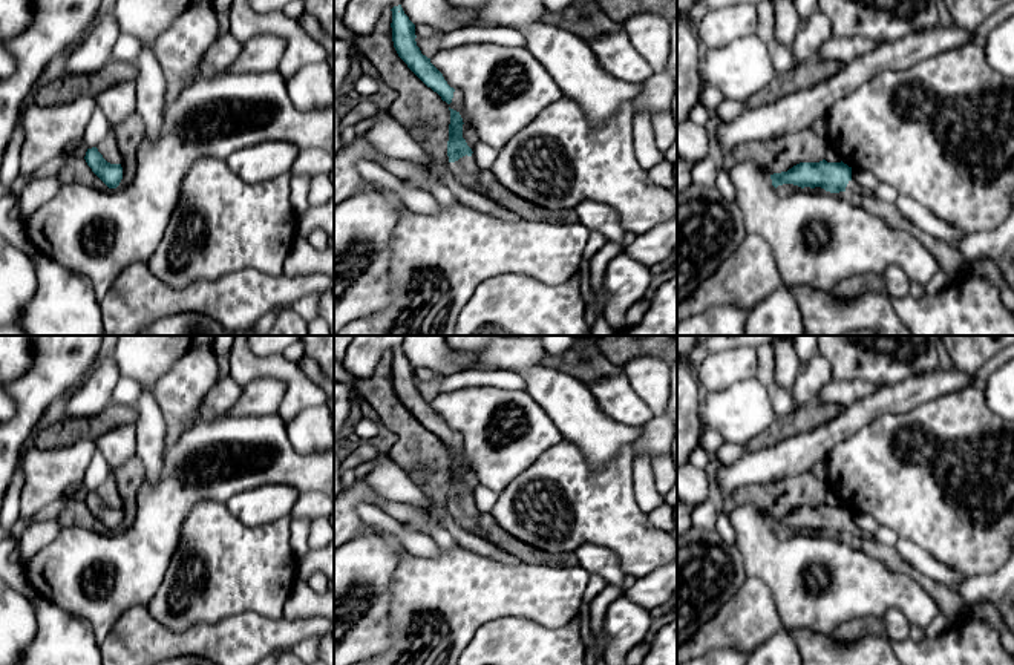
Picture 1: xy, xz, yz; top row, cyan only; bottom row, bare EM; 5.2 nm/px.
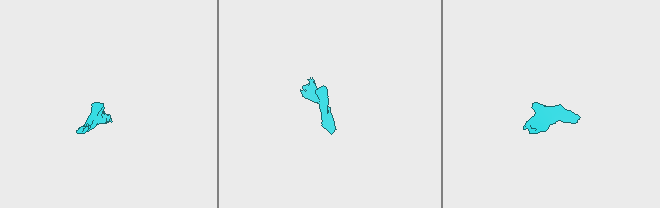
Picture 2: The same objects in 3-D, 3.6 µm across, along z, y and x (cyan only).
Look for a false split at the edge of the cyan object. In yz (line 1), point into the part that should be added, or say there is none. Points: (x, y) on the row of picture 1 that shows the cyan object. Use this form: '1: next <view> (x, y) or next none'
1: next yz (850, 187)

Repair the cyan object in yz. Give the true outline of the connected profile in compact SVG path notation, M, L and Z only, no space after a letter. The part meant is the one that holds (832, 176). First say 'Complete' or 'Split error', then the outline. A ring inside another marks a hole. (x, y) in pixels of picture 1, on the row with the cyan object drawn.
Split error. M800 162L787 172L770 175L772 185L777 188L783 184L793 184L804 187L821 187L830 193L858 192L870 201L875 201L875 193L868 188L859 187L852 181L852 167L841 162Z

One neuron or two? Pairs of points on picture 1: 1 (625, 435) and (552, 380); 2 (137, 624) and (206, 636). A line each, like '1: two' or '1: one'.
1: one
2: one

